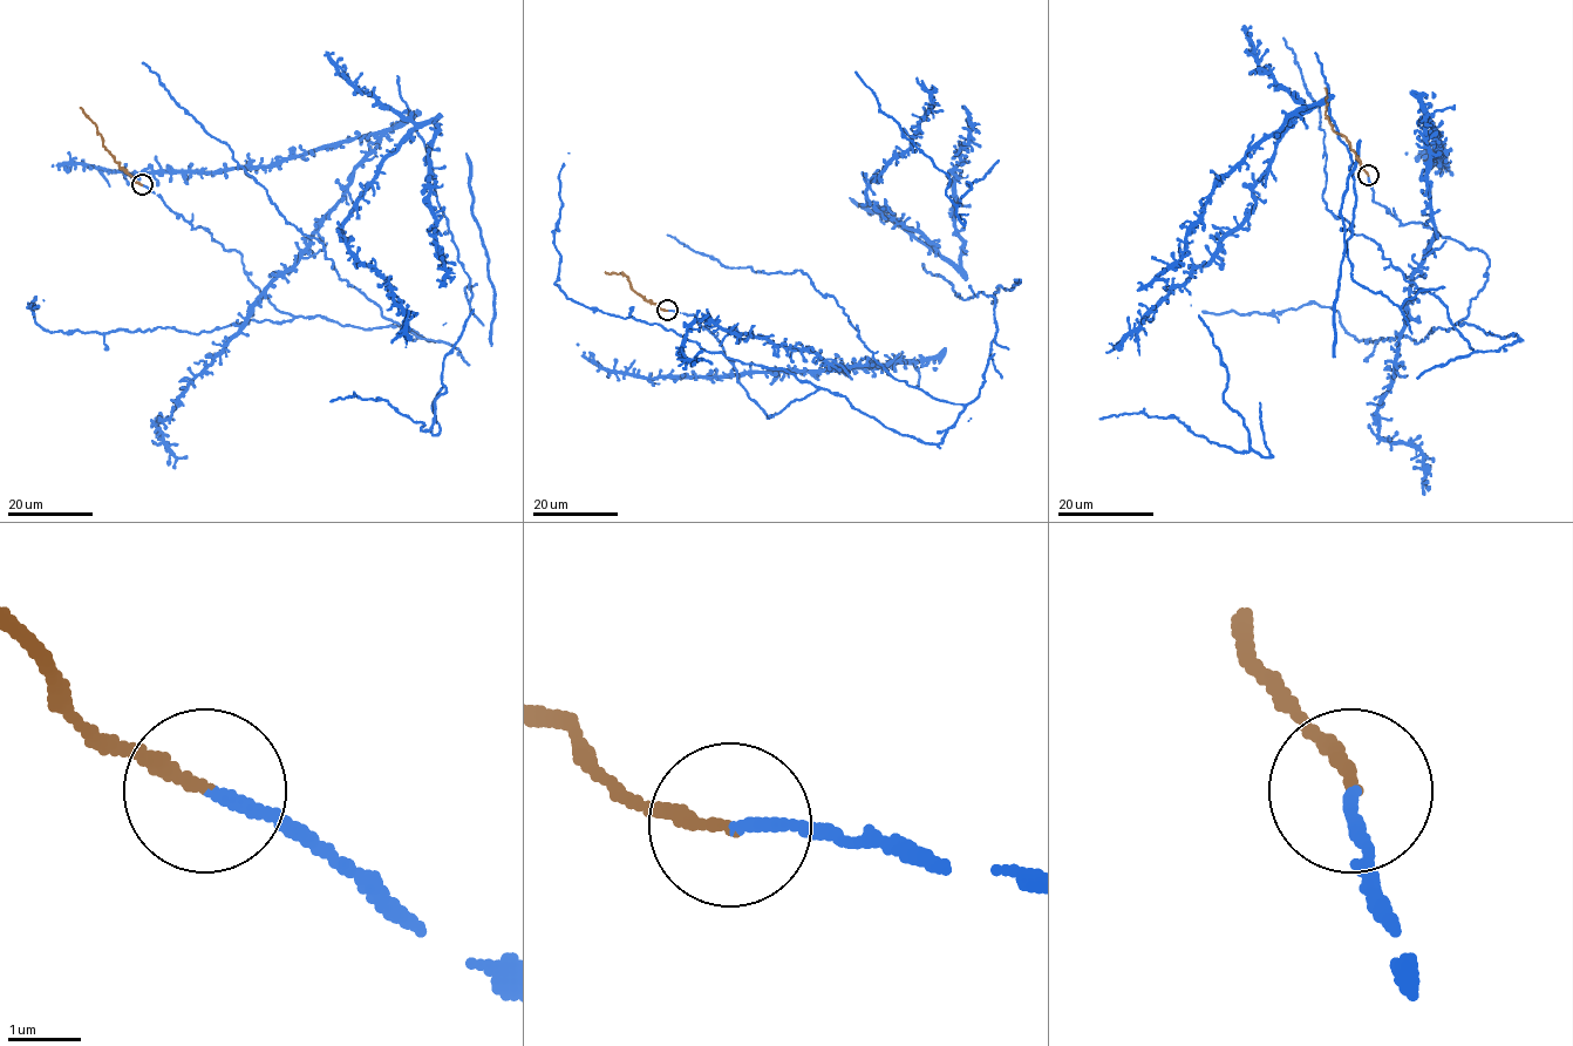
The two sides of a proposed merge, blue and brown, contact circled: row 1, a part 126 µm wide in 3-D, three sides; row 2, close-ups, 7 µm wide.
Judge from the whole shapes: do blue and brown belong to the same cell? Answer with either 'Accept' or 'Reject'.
Accept

